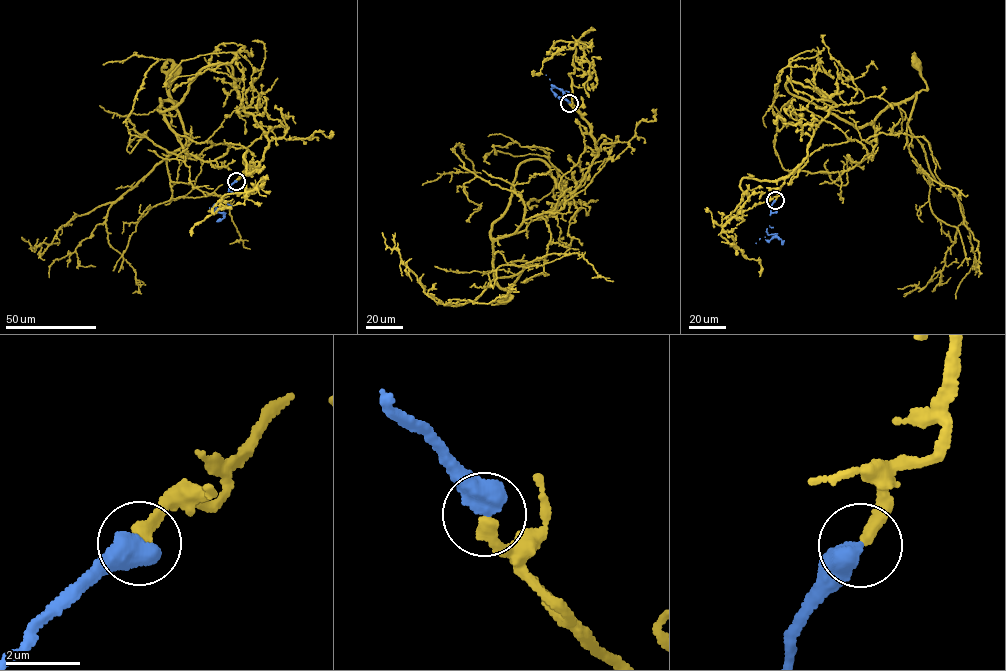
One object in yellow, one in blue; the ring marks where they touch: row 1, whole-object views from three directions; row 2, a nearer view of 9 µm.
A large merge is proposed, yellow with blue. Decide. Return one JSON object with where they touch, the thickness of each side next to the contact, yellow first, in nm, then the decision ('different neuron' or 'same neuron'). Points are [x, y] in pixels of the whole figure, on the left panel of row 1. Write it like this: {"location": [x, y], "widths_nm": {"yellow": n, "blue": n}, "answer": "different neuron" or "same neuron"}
{"location": [236, 181], "widths_nm": {"yellow": 360, "blue": 650}, "answer": "same neuron"}

